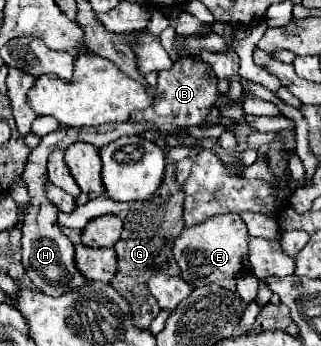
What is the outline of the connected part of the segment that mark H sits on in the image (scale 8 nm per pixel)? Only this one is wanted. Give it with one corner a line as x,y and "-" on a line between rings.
111,122
105,126
85,126
85,128
59,128
47,136
41,138
41,144
29,154
27,164
25,164
25,172
21,174
23,182
29,188
29,196
31,196
31,206
27,208
25,216
23,216
23,238
21,238
21,246
23,246
23,268
27,272
27,276
31,278
31,282
35,284
35,288
43,294
49,296
63,296
69,294
73,290
79,290
81,286
85,286
89,280
77,270
75,266
75,248
69,242
69,238
59,230
57,226
57,206
53,206
47,198
45,198
45,182
47,182
47,156
61,148
61,146
71,146
77,140
89,142
93,146
105,146
125,134
139,134
143,130
147,130
151,126
141,126
141,124
133,124
133,122

